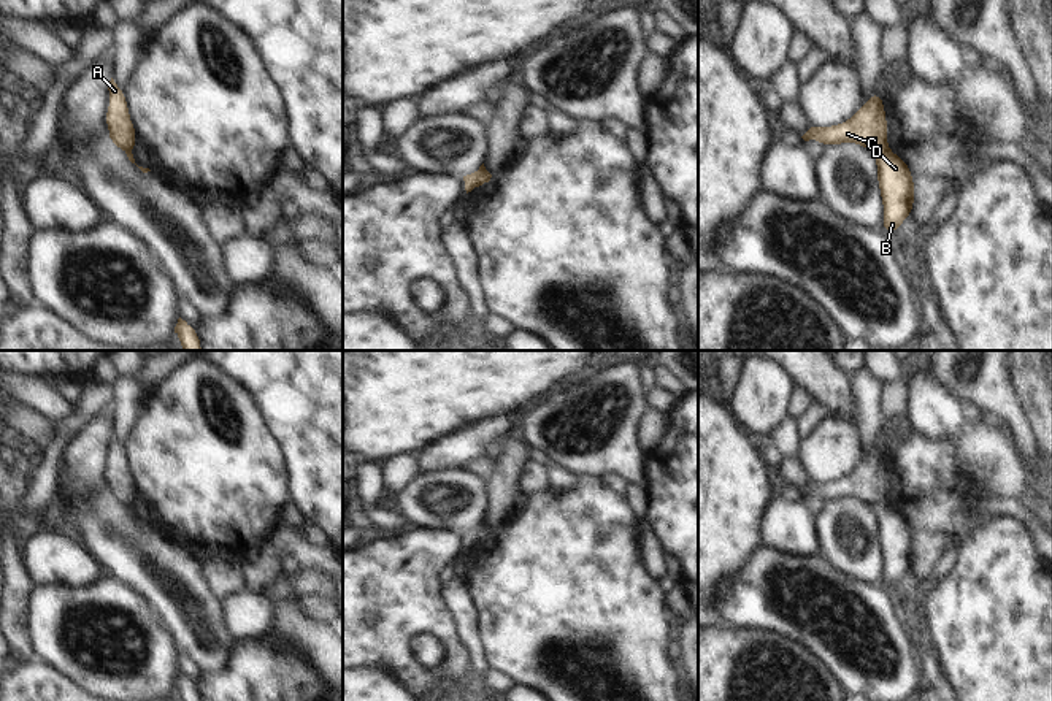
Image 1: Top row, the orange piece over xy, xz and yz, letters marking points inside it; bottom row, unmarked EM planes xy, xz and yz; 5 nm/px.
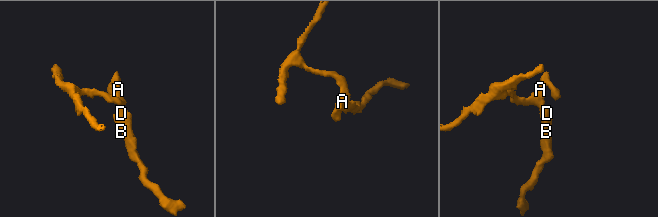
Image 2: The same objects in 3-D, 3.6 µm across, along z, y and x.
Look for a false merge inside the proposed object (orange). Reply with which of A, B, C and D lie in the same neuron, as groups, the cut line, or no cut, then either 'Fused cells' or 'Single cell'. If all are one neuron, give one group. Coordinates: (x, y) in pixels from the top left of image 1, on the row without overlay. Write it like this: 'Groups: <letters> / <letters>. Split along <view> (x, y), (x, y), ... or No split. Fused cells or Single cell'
Groups: A C / B D. Split along yz (886, 500), (879, 500), (873, 506). Fused cells

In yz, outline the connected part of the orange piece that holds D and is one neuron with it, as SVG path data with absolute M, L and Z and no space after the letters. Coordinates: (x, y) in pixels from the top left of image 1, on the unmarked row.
M879 501L873 508L877 519L877 538L884 558L881 585L889 585L895 590L901 577L912 569L914 534L909 520L887 501Z

